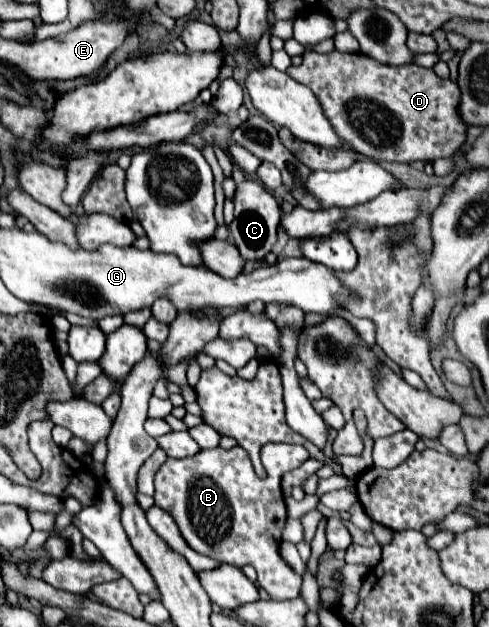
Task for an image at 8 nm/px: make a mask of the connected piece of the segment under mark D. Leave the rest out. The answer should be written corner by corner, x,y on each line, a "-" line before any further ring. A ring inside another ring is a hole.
305,51
303,63
299,67
289,67
287,75
295,81
307,85
321,101
321,107
335,127
335,131
357,151
373,159
383,161
435,161
439,157
451,157
465,141
467,127
459,123
459,87
451,79
441,79
433,69
407,63
407,67
387,67
363,53
315,53

